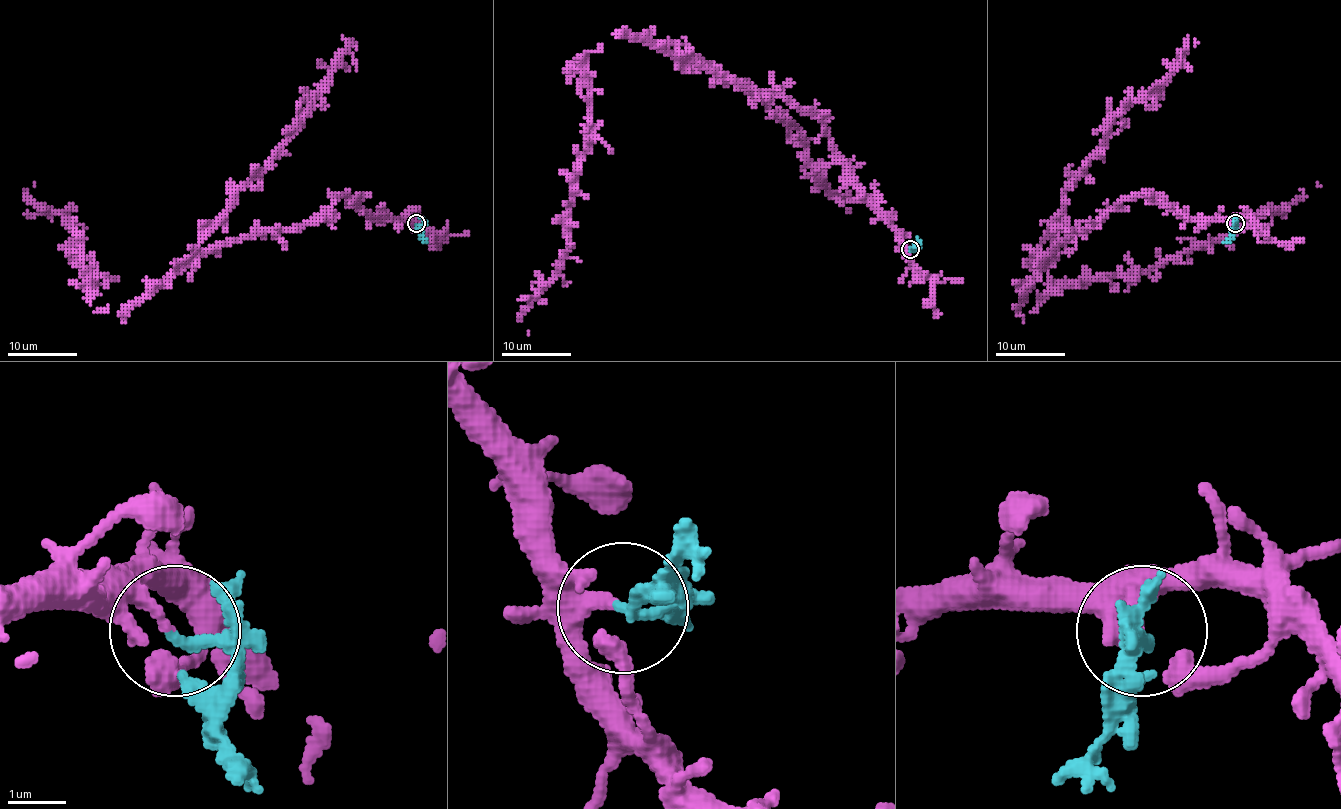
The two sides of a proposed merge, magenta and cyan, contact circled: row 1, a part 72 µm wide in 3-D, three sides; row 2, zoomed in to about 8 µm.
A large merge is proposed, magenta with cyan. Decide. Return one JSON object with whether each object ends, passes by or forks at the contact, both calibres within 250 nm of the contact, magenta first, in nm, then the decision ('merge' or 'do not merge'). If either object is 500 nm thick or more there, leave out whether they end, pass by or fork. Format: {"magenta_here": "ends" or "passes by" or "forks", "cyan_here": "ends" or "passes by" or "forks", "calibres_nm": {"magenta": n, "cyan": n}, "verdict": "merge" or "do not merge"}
{"magenta_here": "ends", "cyan_here": "ends", "calibres_nm": {"magenta": 200, "cyan": 190}, "verdict": "do not merge"}

